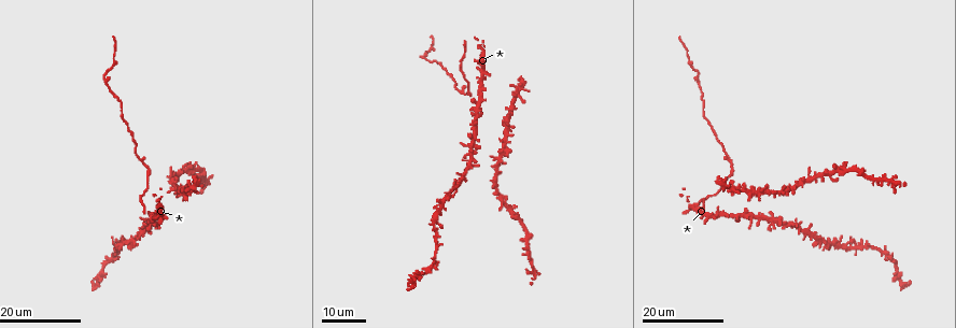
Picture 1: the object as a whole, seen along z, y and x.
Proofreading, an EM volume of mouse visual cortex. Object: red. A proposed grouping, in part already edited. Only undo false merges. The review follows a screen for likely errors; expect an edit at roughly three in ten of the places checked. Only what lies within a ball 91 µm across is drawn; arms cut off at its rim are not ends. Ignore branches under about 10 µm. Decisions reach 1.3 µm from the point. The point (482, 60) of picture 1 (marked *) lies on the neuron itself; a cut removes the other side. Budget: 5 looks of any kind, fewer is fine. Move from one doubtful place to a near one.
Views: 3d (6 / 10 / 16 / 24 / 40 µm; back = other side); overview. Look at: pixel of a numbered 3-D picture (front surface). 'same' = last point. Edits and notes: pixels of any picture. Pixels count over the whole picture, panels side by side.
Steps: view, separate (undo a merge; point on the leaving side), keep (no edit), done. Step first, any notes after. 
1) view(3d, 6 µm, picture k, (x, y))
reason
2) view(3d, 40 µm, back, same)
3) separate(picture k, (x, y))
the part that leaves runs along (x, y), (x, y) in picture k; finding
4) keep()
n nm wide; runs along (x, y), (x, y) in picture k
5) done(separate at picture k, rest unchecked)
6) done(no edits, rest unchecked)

view(3d, 16 µm, picture 1, (757, 190))

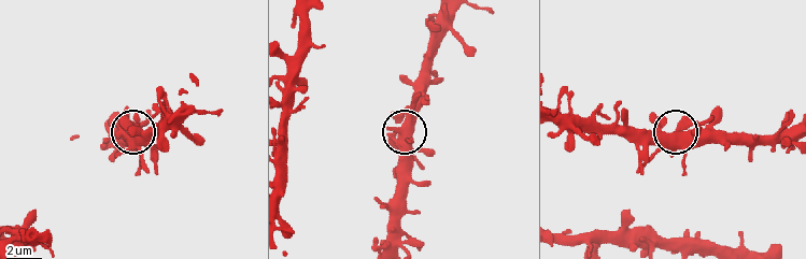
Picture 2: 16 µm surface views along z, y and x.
view(3d, 6 µm, picture 2, (668, 138))
zoom in

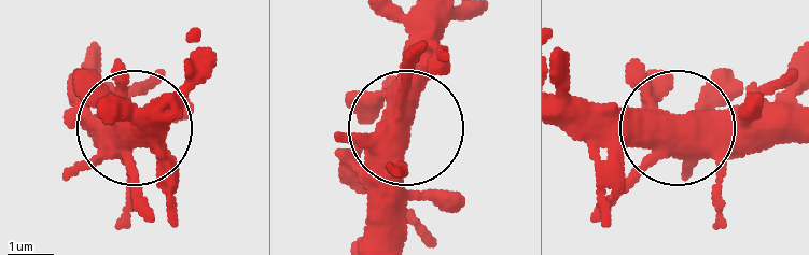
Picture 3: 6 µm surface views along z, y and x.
keep()
470 nm wide; one neuron here

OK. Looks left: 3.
view(3d, 24 µm, picture 1, (467, 90))

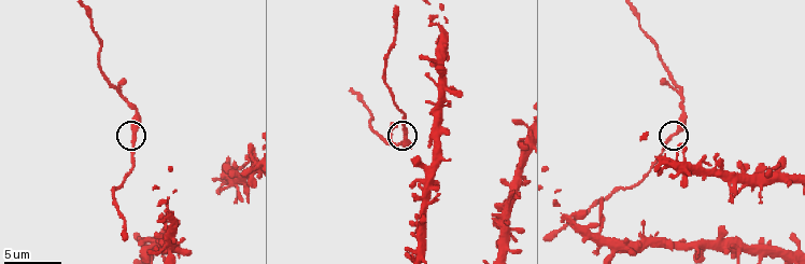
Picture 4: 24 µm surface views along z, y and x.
view(3d, 10 µm, picture 4, (132, 139))

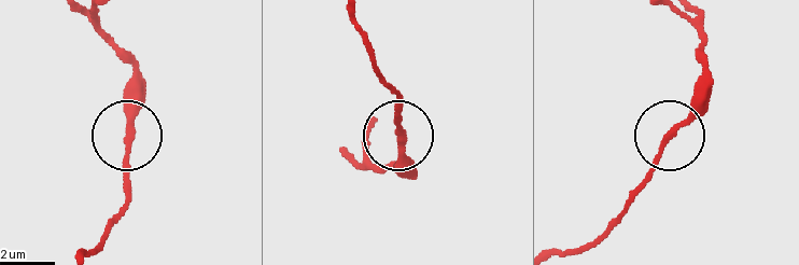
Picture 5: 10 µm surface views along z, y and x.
view(3d, 6 µm, picture 5, (131, 131))

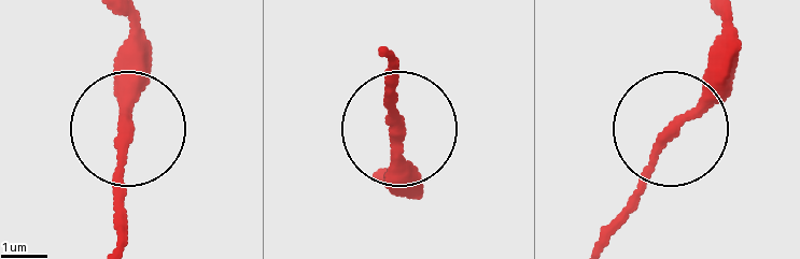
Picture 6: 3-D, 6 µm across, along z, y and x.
keep()
all the same neuron

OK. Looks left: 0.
done(no edits, rest unchecked)

